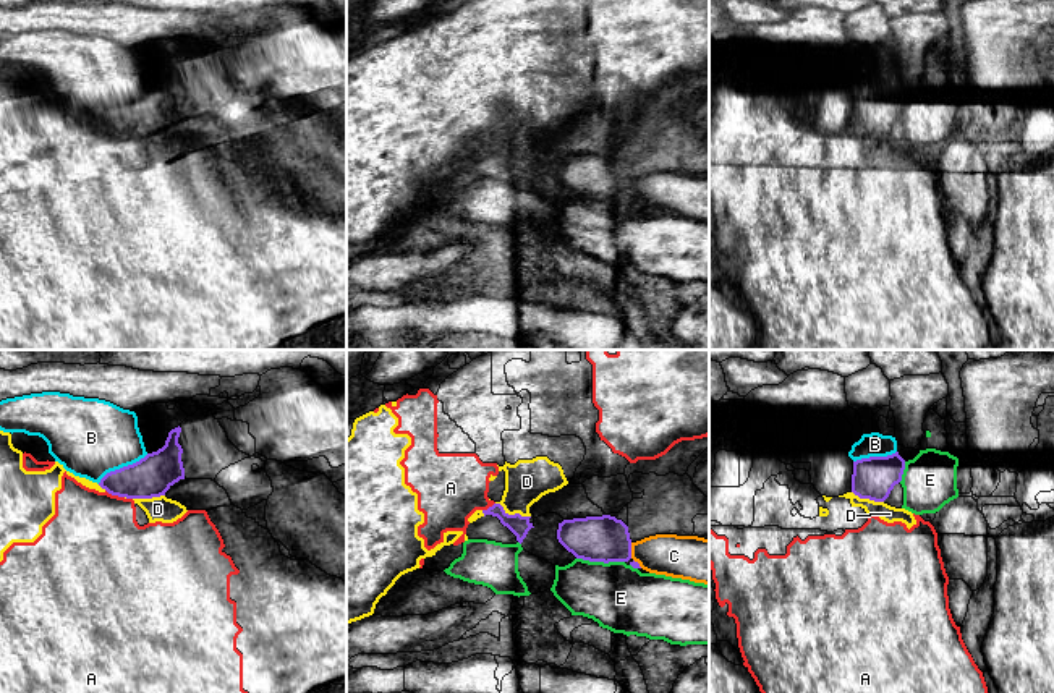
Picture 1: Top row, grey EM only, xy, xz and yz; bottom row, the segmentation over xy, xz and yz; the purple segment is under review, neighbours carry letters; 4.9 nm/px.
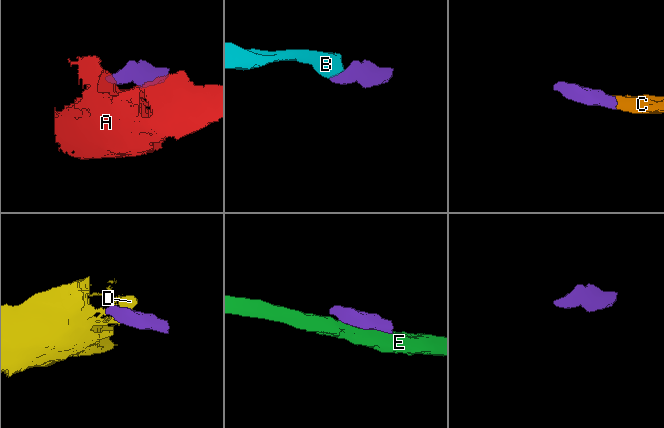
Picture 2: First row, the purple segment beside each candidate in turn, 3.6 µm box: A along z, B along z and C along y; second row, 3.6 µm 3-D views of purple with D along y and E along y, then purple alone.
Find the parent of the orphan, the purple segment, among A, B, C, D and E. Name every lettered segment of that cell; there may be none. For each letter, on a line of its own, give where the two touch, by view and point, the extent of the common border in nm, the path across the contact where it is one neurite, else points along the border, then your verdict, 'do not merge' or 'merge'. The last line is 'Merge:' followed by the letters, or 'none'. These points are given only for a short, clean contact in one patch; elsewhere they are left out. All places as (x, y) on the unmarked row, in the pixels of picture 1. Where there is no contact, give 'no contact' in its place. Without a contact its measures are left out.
A: contact xy (115, 131); length 100 nm; border xy (106, 127), (123, 135); do not merge
B: contact xy (123, 104); length 300 nm; way xy (151, 114), (131, 110), (123, 104), (91, 75); merge
C: contact xz (630, 193); length 140 nm; way xz (604, 175), (630, 193), (674, 193); merge
D: contact xz (515, 151); length 190 nm; border xz (496, 140), (509, 151), (530, 154); do not merge
E: contact xz (601, 198); length 240 nm; do not merge
Merge: B, C

